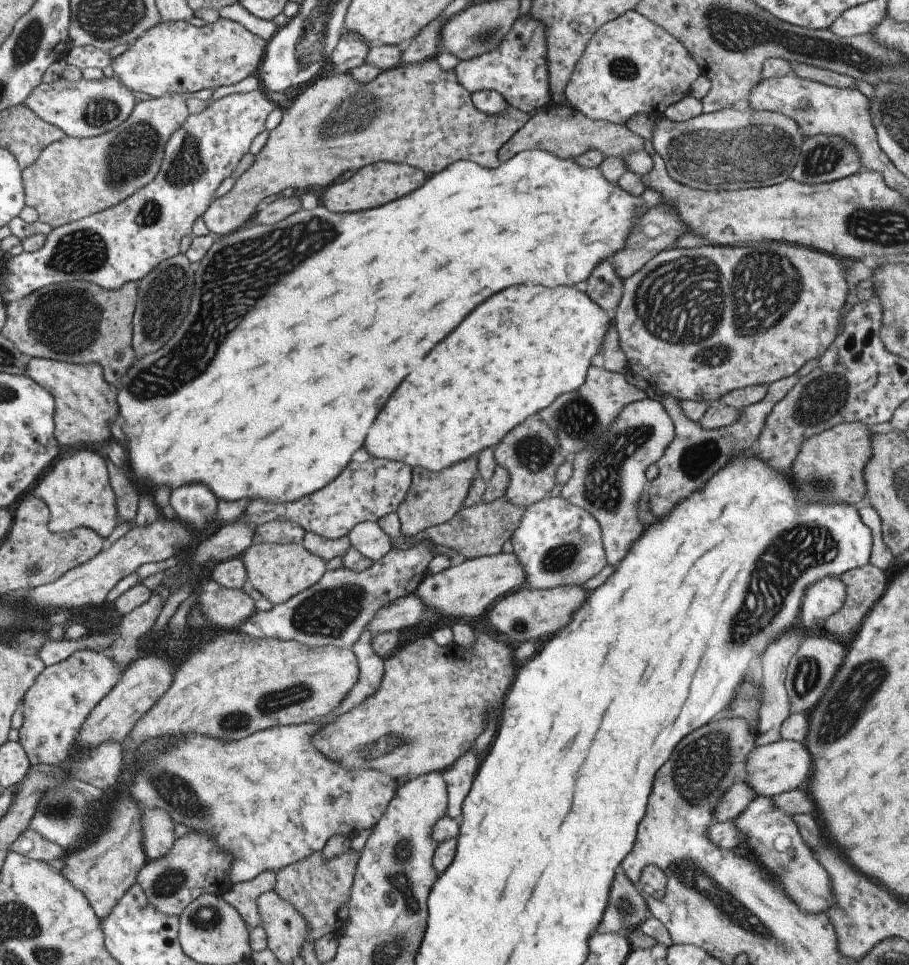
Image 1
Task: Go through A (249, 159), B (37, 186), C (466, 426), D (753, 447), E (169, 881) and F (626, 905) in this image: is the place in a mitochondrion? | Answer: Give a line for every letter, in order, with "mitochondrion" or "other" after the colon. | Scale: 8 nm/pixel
A: other
B: other
C: other
D: other
E: mitochondrion
F: mitochondrion

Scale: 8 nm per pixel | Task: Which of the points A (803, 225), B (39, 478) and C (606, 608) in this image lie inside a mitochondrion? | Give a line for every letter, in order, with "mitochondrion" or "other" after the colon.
A: other
B: other
C: other

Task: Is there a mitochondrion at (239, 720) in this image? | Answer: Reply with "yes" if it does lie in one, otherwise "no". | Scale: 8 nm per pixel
yes

